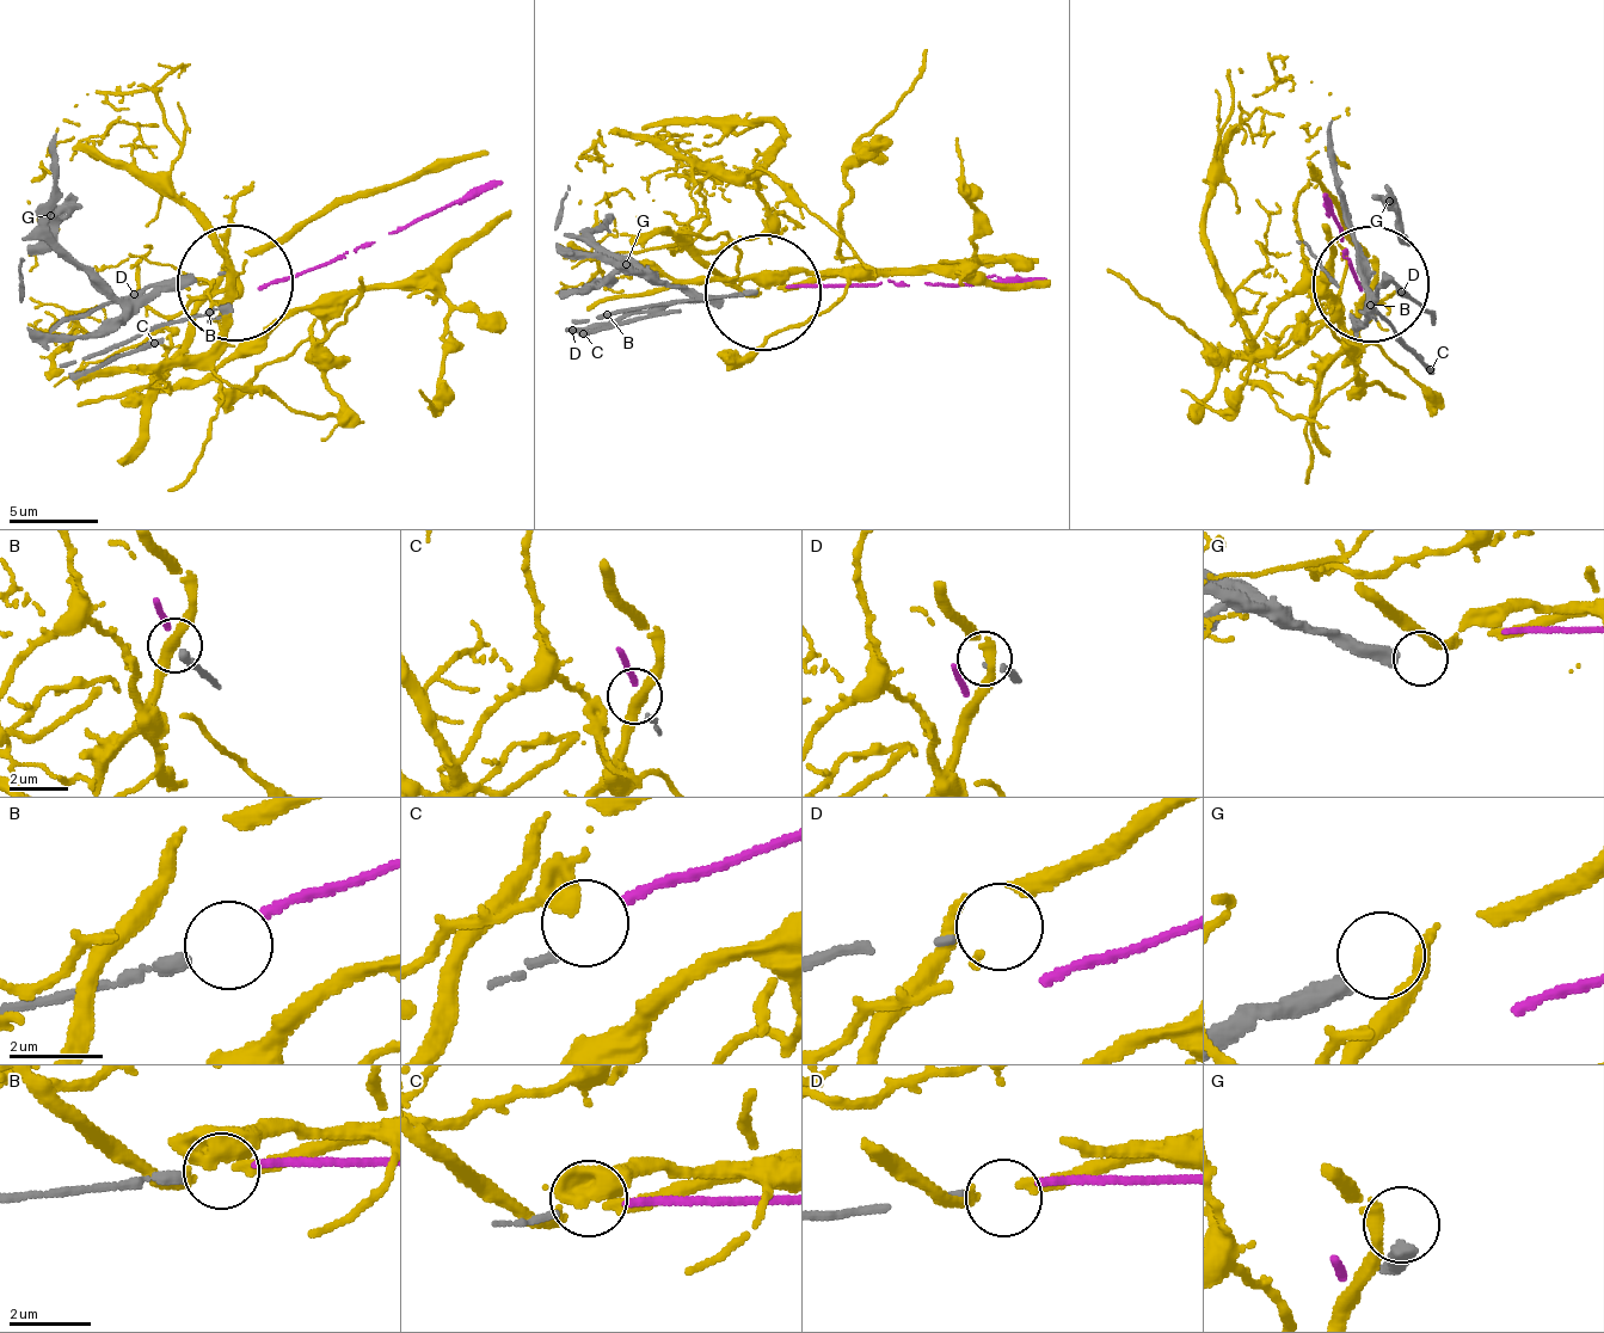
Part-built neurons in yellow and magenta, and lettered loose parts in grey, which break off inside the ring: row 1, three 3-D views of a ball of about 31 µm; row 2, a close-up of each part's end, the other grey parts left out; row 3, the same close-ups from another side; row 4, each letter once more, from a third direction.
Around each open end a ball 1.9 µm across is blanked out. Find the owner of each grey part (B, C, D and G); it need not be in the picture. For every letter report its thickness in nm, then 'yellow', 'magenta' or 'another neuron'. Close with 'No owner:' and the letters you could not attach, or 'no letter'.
B: 280 nm | another neuron
C: 140 nm | magenta
D: 120 nm | another neuron
G: 440 nm | another neuron
No owner: B, D, G

